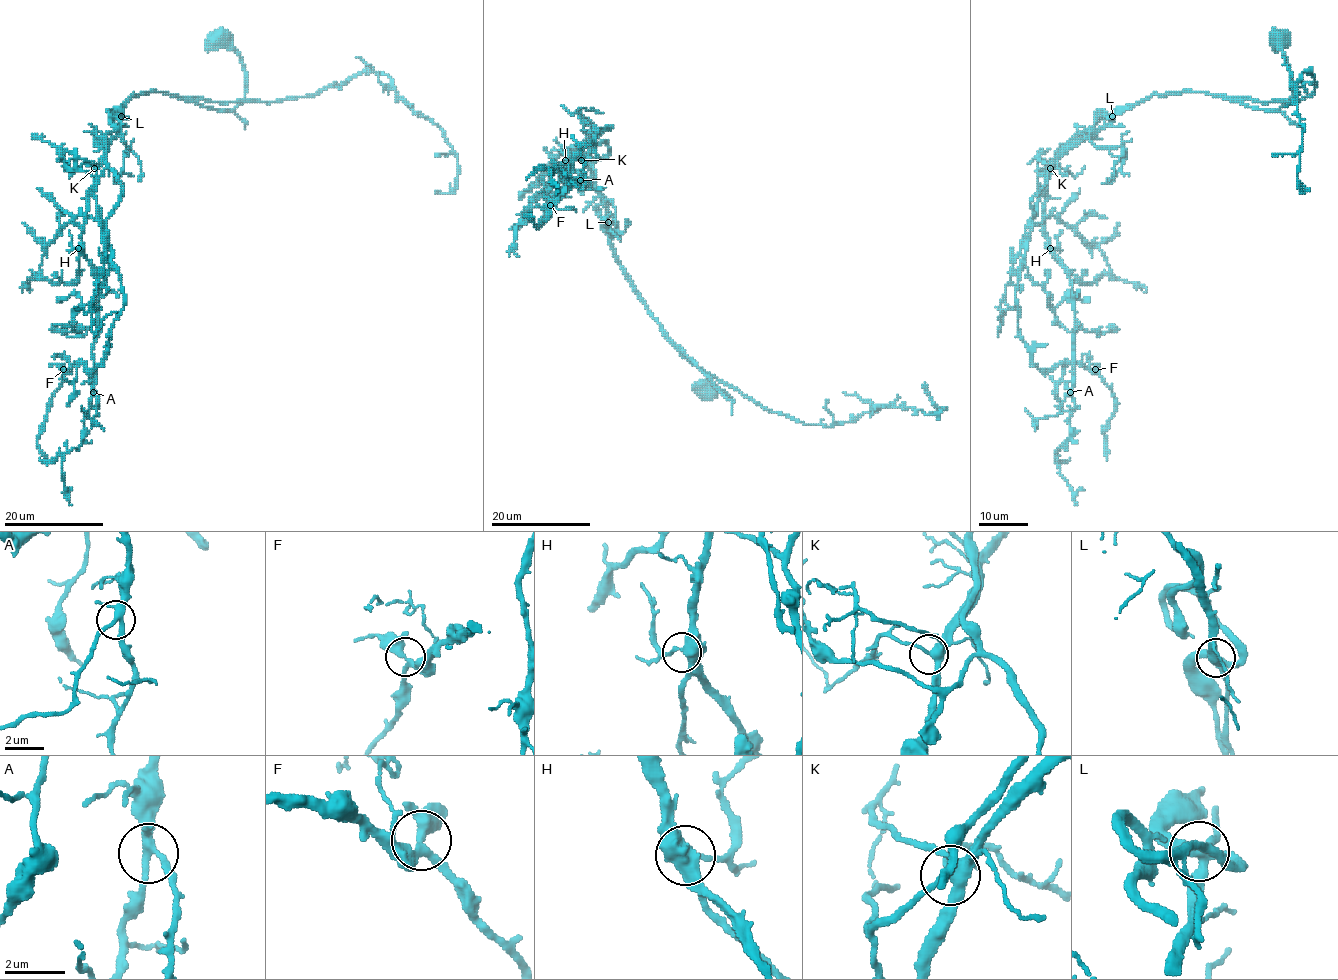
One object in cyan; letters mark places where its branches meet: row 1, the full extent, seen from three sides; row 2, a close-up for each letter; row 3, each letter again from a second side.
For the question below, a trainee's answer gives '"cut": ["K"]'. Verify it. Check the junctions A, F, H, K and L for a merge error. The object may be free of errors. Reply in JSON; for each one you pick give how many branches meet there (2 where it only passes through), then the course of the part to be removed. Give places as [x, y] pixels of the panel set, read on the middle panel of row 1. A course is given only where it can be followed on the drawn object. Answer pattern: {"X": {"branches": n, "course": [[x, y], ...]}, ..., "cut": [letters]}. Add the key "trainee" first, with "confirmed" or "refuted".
{"trainee": "refuted", "cut": []}

